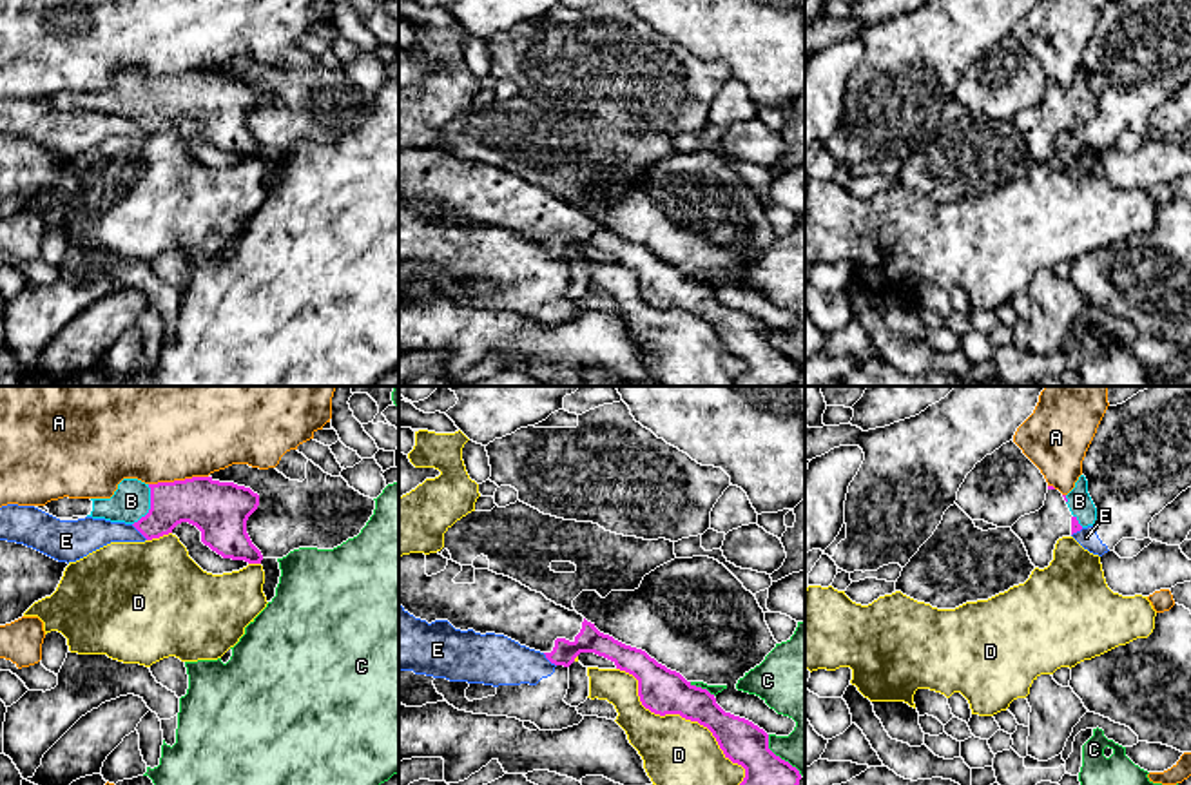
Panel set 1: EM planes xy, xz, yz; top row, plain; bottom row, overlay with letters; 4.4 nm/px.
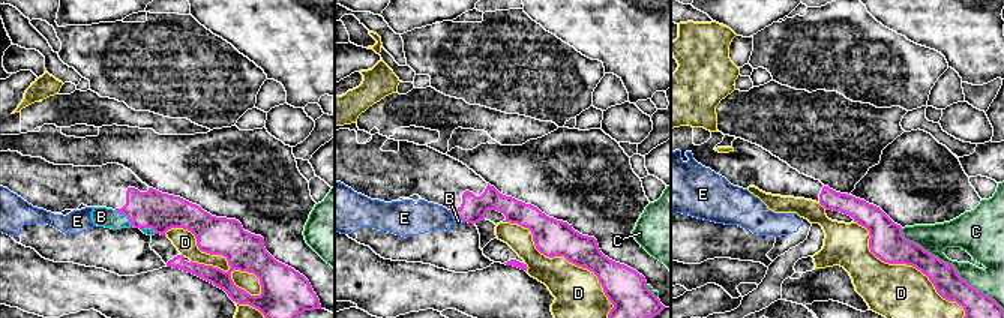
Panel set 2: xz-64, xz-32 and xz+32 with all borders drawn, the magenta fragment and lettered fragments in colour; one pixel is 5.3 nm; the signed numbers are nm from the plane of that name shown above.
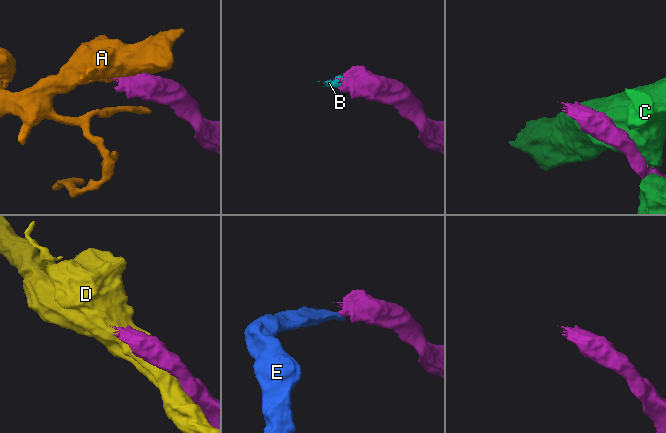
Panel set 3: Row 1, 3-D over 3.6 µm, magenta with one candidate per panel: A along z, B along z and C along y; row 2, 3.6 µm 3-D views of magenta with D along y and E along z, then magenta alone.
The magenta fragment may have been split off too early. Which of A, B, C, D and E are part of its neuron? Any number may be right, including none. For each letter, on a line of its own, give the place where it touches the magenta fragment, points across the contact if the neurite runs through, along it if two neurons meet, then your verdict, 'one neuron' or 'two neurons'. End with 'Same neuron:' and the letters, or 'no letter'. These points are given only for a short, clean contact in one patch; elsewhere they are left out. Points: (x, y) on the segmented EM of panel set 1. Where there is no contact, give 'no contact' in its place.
A: contact xy (178, 481); two neurons
B: contact xy (151, 506); one neuron
C: contact xz (700, 688); two neurons
D: contact xz (680, 715); two neurons
E: contact xy (140, 532); border xy (131, 524), (147, 539); two neurons
Same neuron: B

